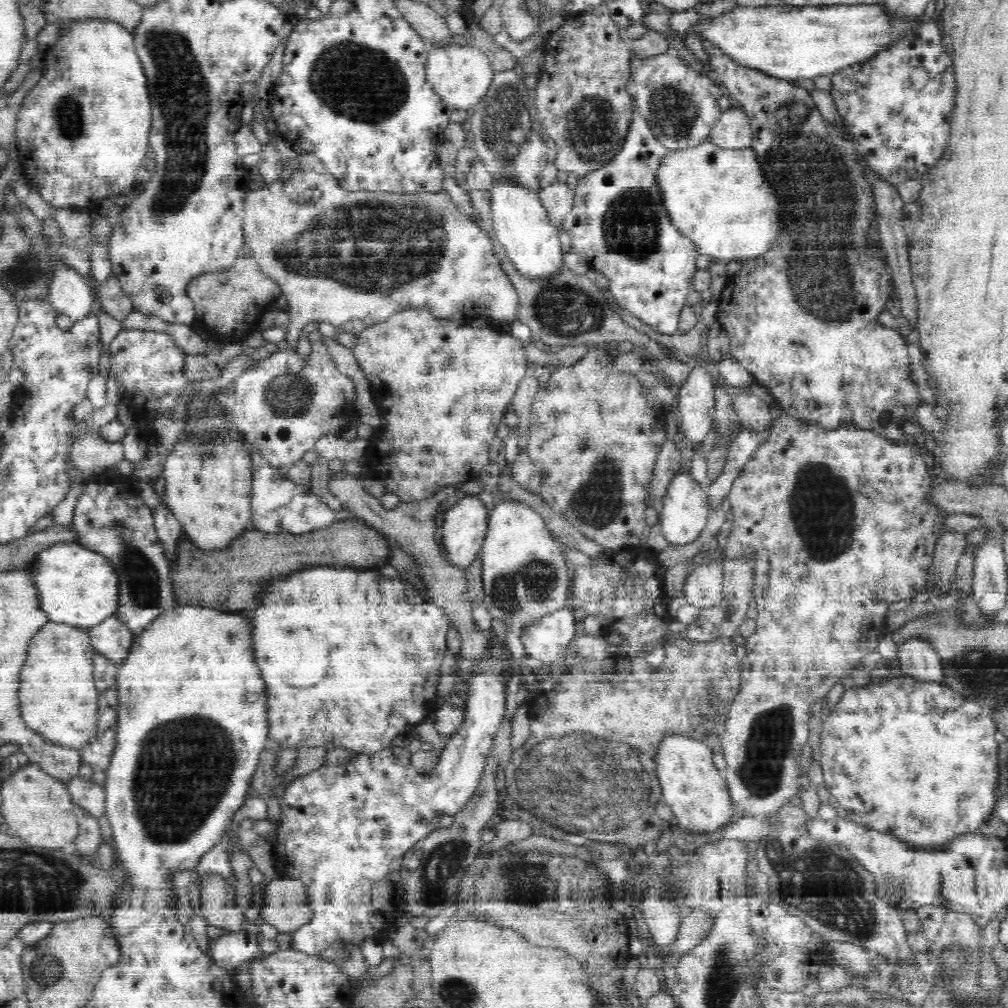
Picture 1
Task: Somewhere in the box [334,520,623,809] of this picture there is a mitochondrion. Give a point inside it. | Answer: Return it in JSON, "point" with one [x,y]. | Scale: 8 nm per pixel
{"point":[538,580]}

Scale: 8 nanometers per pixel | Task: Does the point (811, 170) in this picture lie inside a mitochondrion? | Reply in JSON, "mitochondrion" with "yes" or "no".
{"mitochondrion":"yes"}

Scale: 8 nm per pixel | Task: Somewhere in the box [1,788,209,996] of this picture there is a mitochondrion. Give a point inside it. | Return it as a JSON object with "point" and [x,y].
{"point":[47,969]}

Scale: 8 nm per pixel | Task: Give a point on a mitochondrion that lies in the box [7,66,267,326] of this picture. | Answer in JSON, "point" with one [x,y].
{"point":[68,118]}

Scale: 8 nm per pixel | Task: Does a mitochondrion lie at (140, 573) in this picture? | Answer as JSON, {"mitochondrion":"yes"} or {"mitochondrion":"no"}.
{"mitochondrion":"yes"}

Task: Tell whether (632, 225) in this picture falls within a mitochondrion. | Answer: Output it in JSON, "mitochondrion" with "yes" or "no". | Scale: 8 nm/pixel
{"mitochondrion":"yes"}

